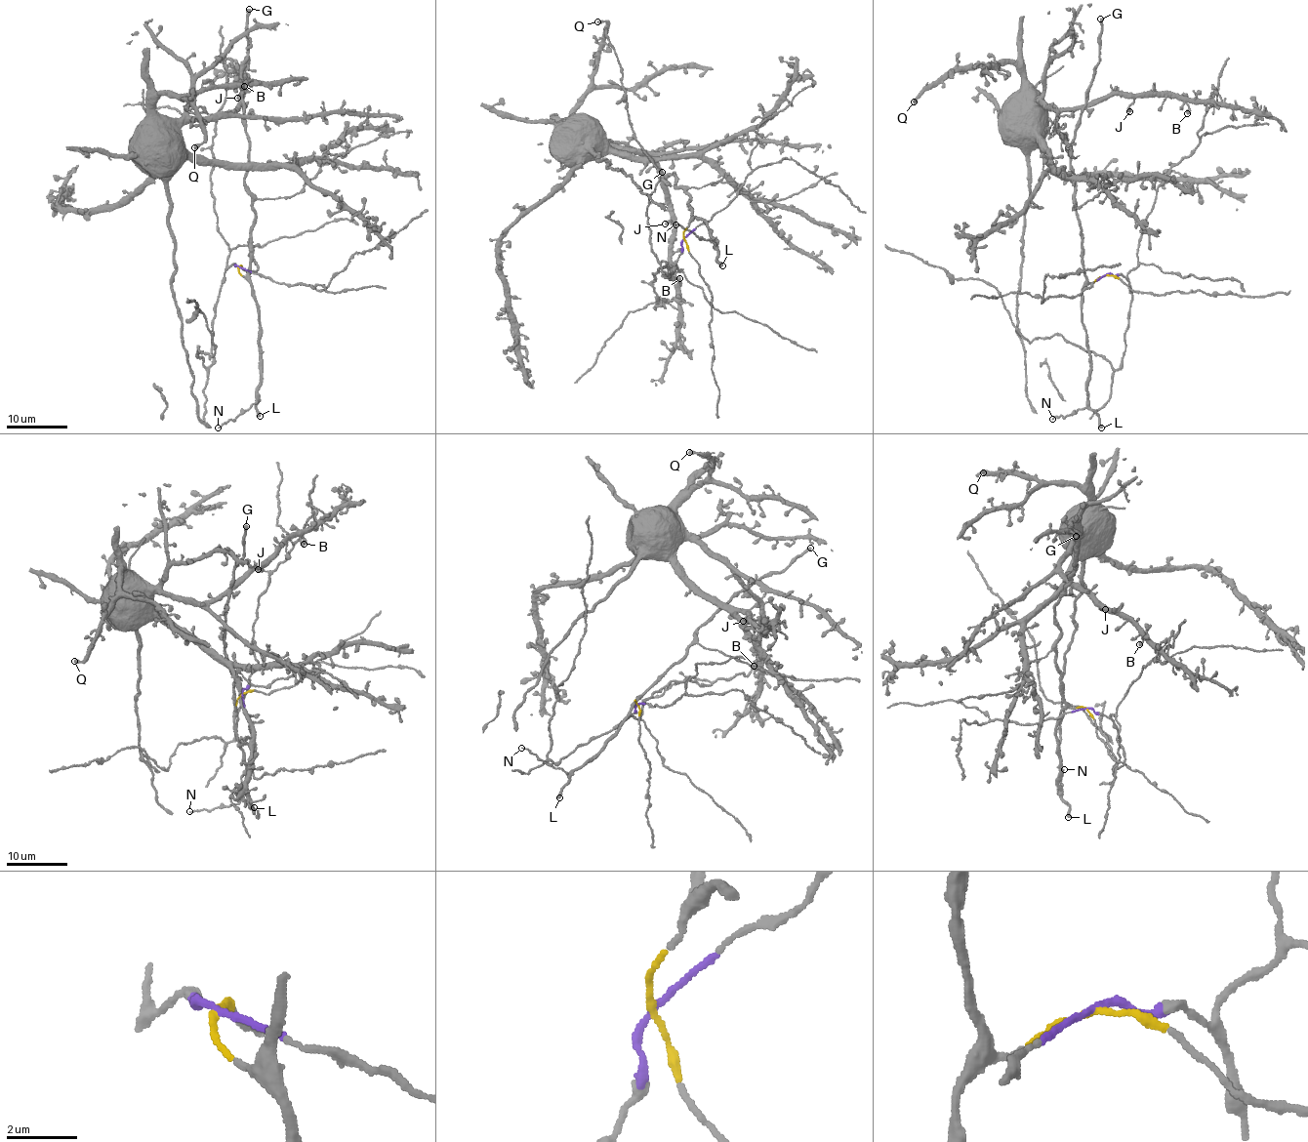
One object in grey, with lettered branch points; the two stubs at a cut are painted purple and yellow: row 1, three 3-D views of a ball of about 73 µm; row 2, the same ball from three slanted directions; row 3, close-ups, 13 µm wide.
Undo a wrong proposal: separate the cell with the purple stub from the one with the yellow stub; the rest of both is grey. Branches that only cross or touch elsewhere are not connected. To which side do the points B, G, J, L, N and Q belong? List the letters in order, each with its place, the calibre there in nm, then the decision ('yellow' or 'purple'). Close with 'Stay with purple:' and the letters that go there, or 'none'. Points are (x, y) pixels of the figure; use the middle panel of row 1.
B: (679, 278) | 340 nm | purple
G: (662, 172) | 360 nm | yellow
J: (665, 224) | 400 nm | purple
L: (722, 265) | 380 nm | yellow
N: (675, 224) | 130 nm | yellow
Q: (597, 21) | 400 nm | purple
Stay with purple: B, J, Q

